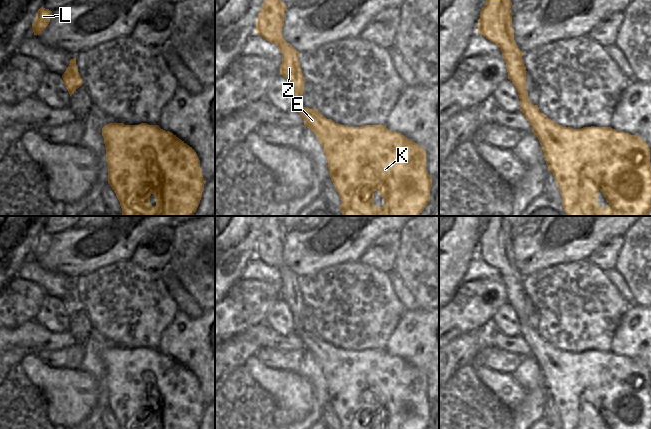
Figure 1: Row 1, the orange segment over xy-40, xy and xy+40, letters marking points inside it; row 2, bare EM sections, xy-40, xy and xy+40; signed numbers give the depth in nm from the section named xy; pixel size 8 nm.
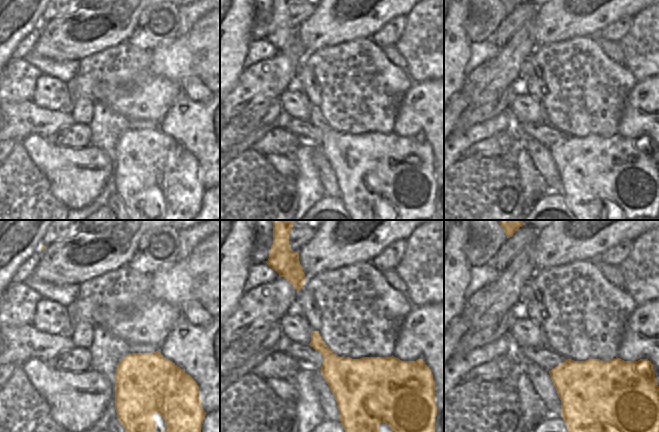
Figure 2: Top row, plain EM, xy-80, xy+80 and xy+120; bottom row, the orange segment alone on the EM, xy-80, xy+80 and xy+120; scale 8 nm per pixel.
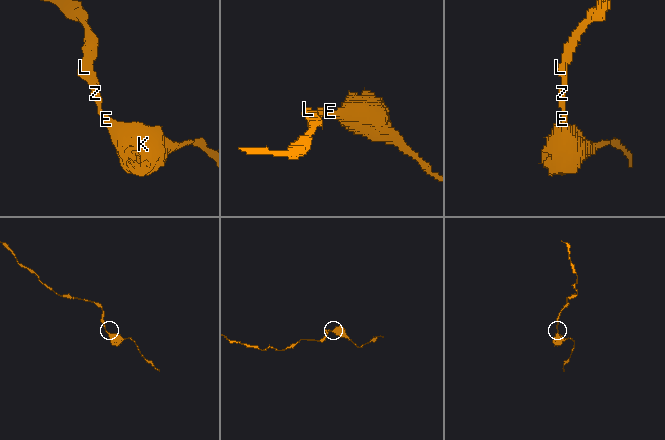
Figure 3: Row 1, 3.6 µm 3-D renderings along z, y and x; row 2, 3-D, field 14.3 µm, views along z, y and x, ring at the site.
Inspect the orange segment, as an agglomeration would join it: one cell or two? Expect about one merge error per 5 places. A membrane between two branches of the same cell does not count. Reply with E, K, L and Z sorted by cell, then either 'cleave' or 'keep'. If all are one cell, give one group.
E K L Z; keep

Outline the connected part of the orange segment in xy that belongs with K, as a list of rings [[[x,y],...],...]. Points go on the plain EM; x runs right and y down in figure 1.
[[[268,216],[262,232],[256,244],[256,257],[271,267],[275,267],[281,278],[282,288],[280,298],[289,306],[294,318],[294,331],[298,334],[304,344],[305,351],[311,353],[318,362],[324,378],[328,384],[328,394],[330,402],[340,420],[341,429],[375,429],[374,416],[377,415],[384,424],[384,429],[427,429],[430,425],[430,413],[432,411],[432,401],[426,394],[426,376],[423,371],[411,365],[401,357],[391,355],[386,349],[363,349],[361,351],[349,351],[335,347],[321,339],[316,332],[309,333],[302,330],[302,318],[304,316],[304,306],[306,305],[300,286],[299,276],[282,260],[284,250],[284,238],[287,230],[280,224],[278,216]]]

